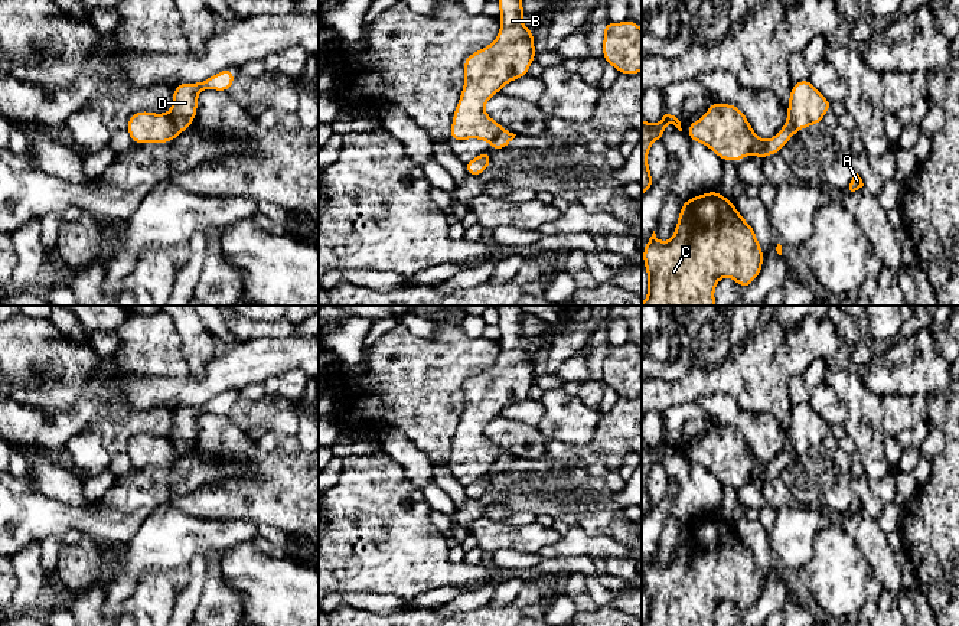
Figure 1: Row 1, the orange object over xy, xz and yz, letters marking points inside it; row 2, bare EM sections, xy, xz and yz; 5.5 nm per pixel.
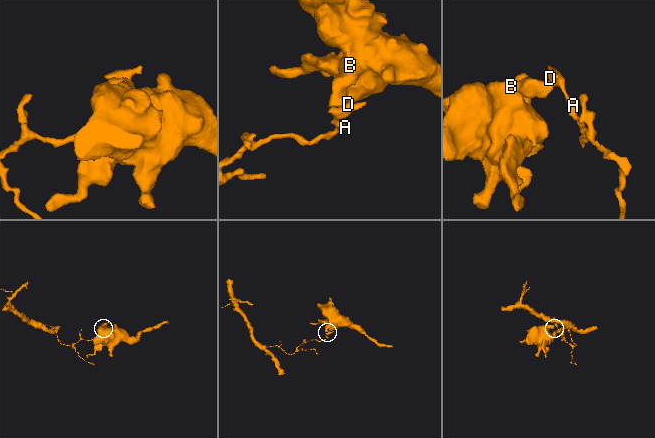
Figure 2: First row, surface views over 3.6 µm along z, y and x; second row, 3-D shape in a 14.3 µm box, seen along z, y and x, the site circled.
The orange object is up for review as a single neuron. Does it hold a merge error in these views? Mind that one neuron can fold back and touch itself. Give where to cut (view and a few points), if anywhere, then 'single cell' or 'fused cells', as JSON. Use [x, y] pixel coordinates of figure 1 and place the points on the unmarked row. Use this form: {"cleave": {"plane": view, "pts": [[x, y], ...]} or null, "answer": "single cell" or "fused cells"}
{"cleave": {"plane": "xy", "pts": [[168, 436], [180, 453]]}, "answer": "fused cells"}

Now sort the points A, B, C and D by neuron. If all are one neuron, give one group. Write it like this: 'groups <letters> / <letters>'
groups A D / B C

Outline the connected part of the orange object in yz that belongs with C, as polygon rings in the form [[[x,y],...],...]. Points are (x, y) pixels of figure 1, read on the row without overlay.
[[[712,513],[684,524],[675,557],[668,565],[660,565],[653,554],[643,571],[643,586],[648,594],[648,622],[645,626],[715,626],[714,612],[720,601],[730,600],[746,613],[760,597],[763,573],[753,550],[744,544],[731,524]]]

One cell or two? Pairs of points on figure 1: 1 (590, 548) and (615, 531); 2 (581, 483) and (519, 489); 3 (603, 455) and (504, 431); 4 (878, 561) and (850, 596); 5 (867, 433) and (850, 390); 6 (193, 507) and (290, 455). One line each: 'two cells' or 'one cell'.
1: two cells
2: one cell
3: one cell
4: two cells
5: one cell
6: one cell

